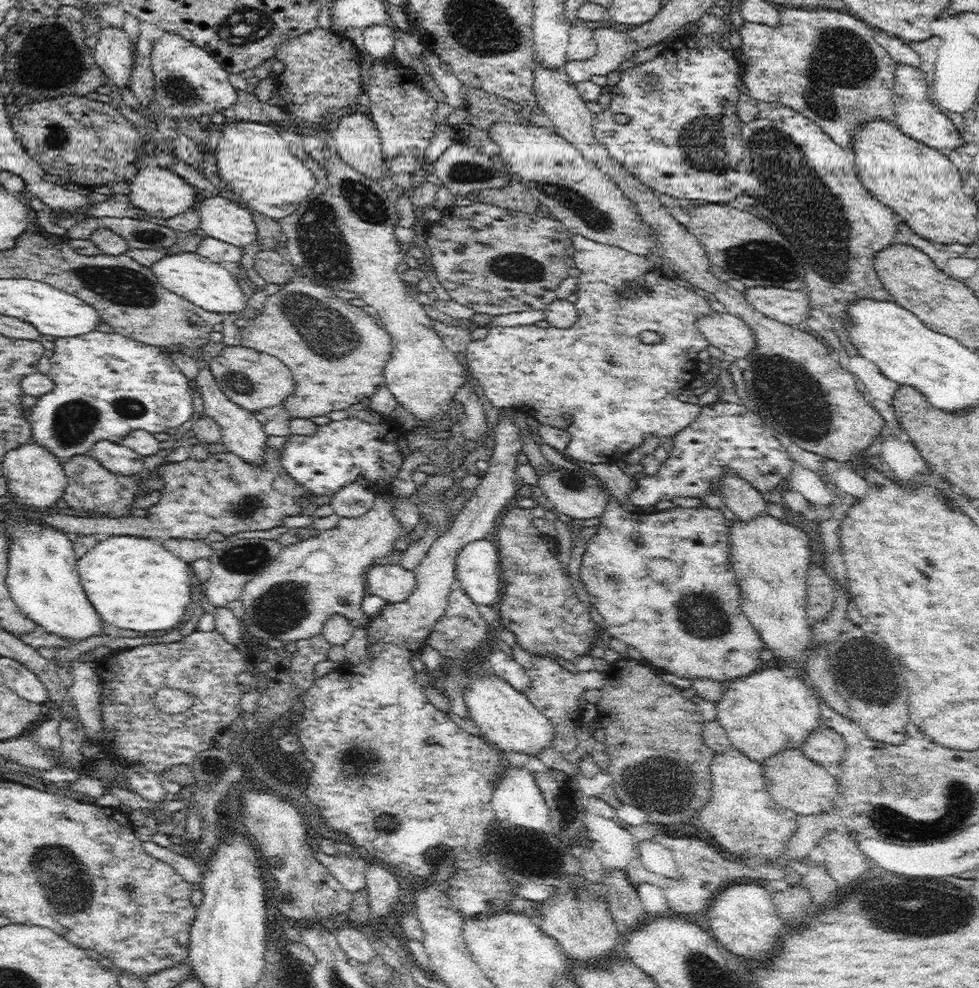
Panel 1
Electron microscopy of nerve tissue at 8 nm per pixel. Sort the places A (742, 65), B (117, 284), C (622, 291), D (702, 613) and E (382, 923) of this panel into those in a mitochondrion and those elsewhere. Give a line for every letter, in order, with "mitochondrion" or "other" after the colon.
A: other
B: mitochondrion
C: mitochondrion
D: mitochondrion
E: other

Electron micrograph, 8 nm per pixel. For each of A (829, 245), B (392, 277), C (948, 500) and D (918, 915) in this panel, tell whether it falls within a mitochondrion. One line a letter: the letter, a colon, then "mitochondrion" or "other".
A: mitochondrion
B: other
C: other
D: mitochondrion

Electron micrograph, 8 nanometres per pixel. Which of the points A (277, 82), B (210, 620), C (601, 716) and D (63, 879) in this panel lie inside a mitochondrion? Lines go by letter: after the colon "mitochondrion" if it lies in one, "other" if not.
A: other
B: other
C: other
D: mitochondrion

